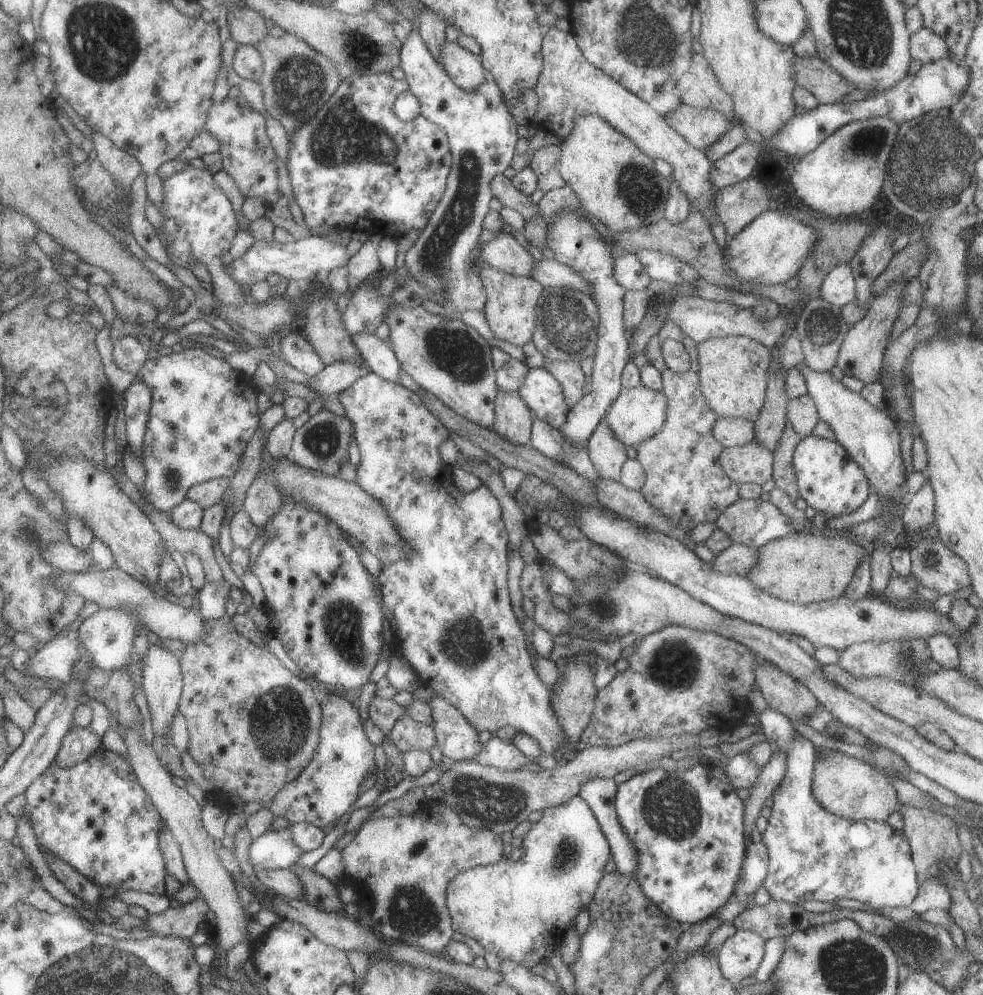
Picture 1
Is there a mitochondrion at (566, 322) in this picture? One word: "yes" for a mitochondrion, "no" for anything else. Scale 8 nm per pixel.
yes

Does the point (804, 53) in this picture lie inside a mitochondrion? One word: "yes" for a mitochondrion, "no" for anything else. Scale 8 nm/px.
no

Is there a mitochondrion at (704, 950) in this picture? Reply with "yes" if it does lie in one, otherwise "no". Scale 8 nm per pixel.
no

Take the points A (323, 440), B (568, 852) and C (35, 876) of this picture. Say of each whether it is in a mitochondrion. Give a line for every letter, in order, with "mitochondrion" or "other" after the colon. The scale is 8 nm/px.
A: mitochondrion
B: mitochondrion
C: other

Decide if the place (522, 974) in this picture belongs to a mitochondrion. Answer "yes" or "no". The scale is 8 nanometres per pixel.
no

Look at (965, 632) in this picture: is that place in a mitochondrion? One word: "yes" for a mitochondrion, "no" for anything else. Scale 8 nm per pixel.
no

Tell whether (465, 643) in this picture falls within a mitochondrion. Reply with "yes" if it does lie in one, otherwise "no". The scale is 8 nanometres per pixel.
yes

